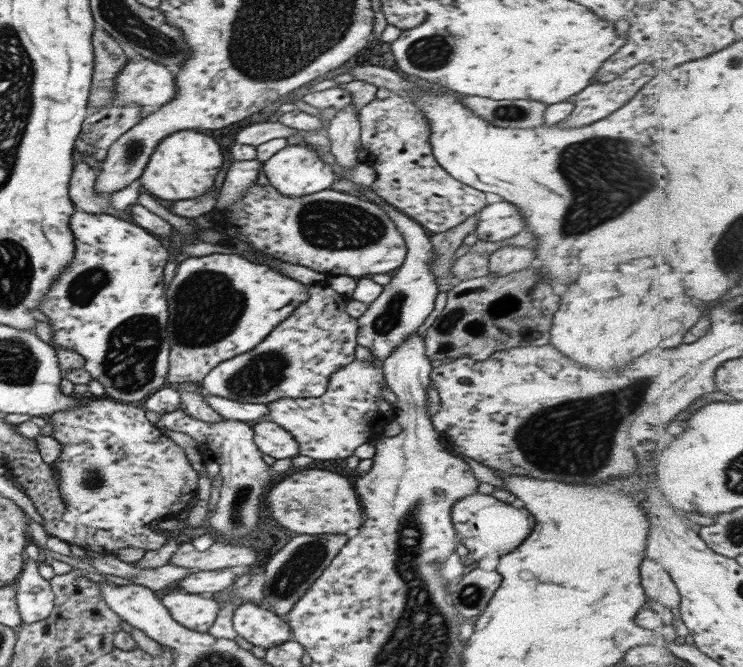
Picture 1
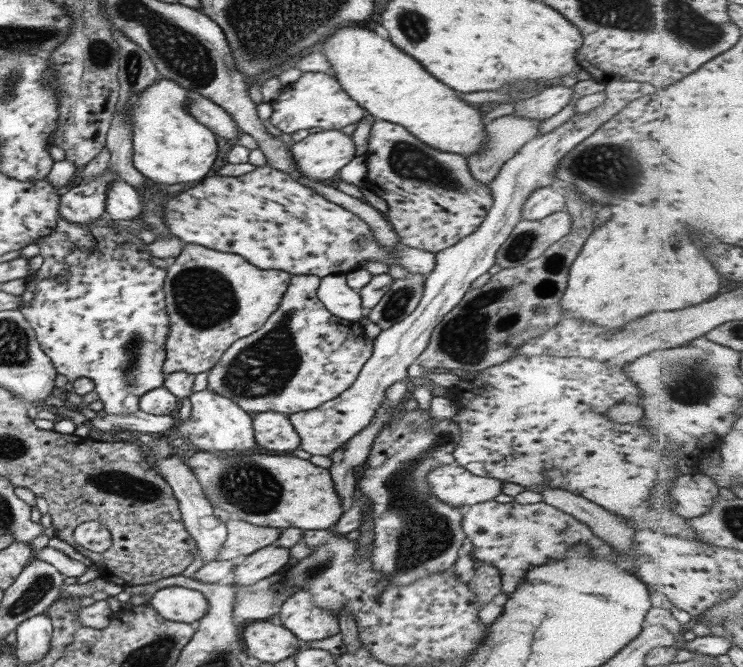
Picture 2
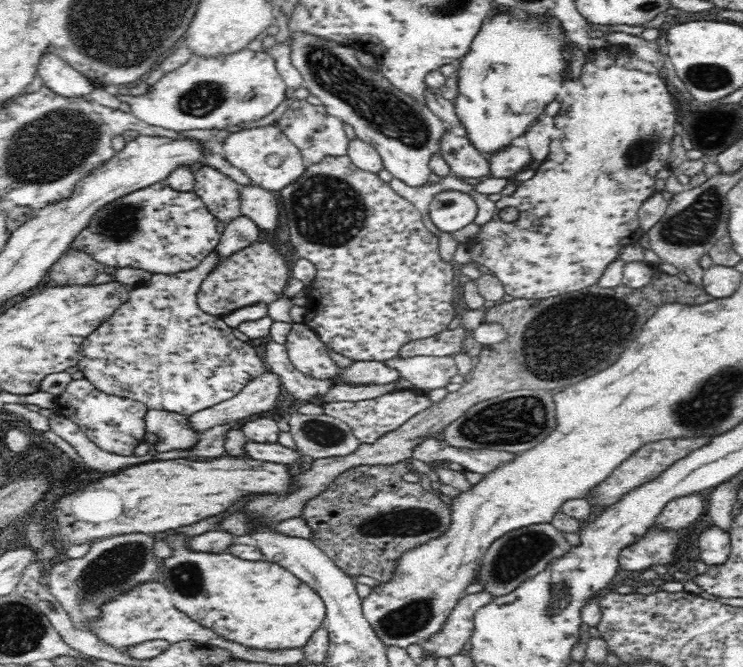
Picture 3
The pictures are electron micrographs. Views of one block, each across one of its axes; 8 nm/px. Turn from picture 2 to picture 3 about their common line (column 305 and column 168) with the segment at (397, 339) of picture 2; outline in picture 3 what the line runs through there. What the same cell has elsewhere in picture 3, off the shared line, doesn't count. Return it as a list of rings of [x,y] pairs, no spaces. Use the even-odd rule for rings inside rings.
[[[148,409],[144,422],[148,434],[158,437],[154,446],[158,452],[188,450],[196,444],[198,432],[189,427],[189,420],[182,414]]]

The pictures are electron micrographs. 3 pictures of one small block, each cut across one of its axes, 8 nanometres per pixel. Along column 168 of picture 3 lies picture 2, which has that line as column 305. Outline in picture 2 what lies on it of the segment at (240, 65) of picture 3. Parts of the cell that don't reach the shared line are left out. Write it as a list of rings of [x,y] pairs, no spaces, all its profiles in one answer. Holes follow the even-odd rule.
[[[303,72],[298,80],[269,97],[272,114],[271,124],[282,133],[292,135],[294,132],[322,128],[324,130],[341,130],[350,124],[357,124],[368,114],[355,100],[348,96],[336,77],[322,72]]]

